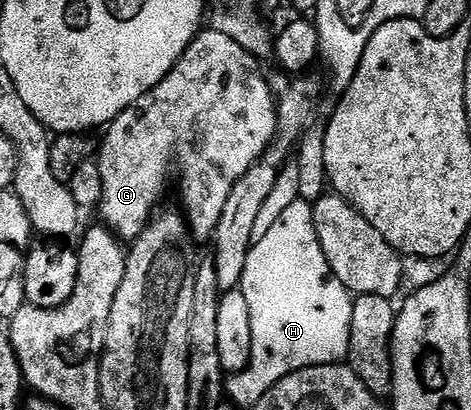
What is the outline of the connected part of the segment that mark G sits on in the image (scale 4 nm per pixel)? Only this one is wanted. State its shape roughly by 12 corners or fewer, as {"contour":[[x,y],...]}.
{"contour":[[209,27],[107,125],[103,227],[172,172],[193,237],[276,136],[260,64]]}

